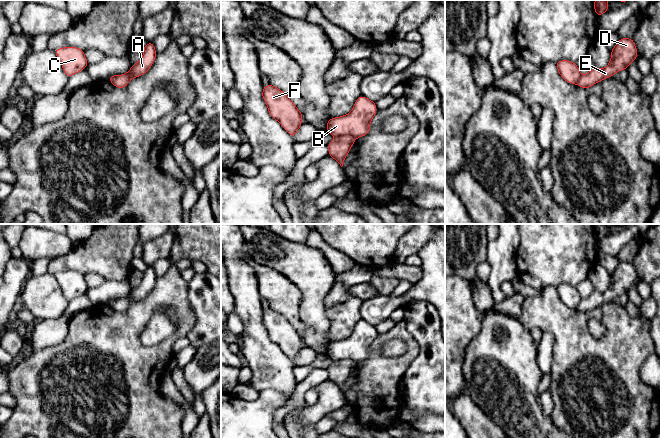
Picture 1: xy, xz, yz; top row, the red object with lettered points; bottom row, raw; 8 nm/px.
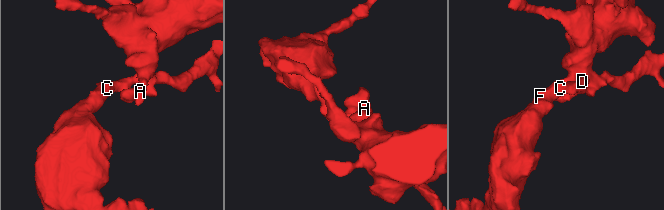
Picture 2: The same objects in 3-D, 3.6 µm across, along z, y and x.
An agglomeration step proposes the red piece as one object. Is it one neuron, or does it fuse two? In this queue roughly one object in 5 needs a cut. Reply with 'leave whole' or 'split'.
split

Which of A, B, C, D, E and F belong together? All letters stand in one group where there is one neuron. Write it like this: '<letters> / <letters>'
A B / C D E F

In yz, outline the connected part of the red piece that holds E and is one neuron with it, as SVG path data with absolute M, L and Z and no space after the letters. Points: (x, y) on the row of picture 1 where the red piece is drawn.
M620 38L618 43L611 50L609 64L604 69L594 66L590 72L581 75L577 85L581 88L588 89L594 84L612 77L617 72L626 70L628 66L635 61L637 56L638 52L633 39Z

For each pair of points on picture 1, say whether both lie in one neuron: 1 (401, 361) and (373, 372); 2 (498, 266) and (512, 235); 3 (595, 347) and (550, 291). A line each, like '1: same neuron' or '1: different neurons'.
1: same neuron
2: same neuron
3: same neuron

